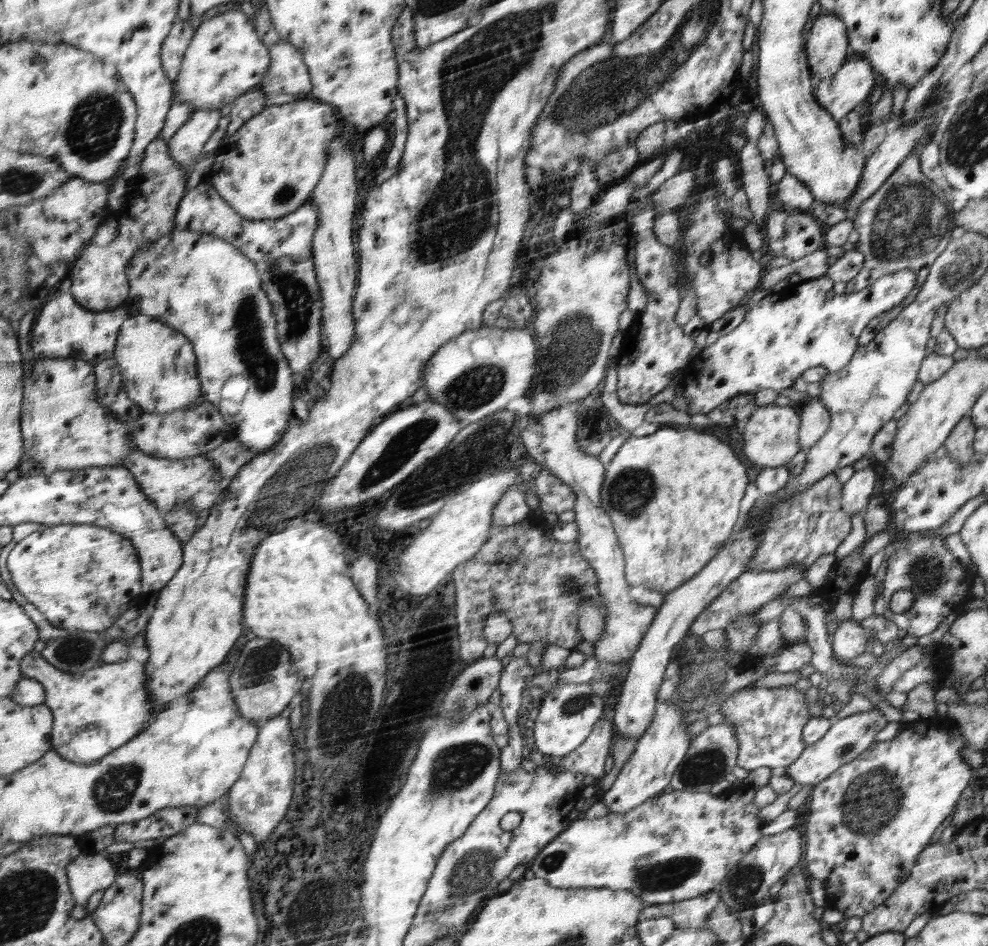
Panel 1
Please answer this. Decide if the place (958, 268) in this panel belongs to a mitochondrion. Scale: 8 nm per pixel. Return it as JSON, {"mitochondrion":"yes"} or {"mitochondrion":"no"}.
{"mitochondrion":"yes"}

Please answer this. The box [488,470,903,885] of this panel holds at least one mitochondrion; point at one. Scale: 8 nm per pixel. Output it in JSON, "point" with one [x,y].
{"point":[710,762]}

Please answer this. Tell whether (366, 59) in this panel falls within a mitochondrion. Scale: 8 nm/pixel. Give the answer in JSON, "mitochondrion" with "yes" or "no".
{"mitochondrion":"no"}

